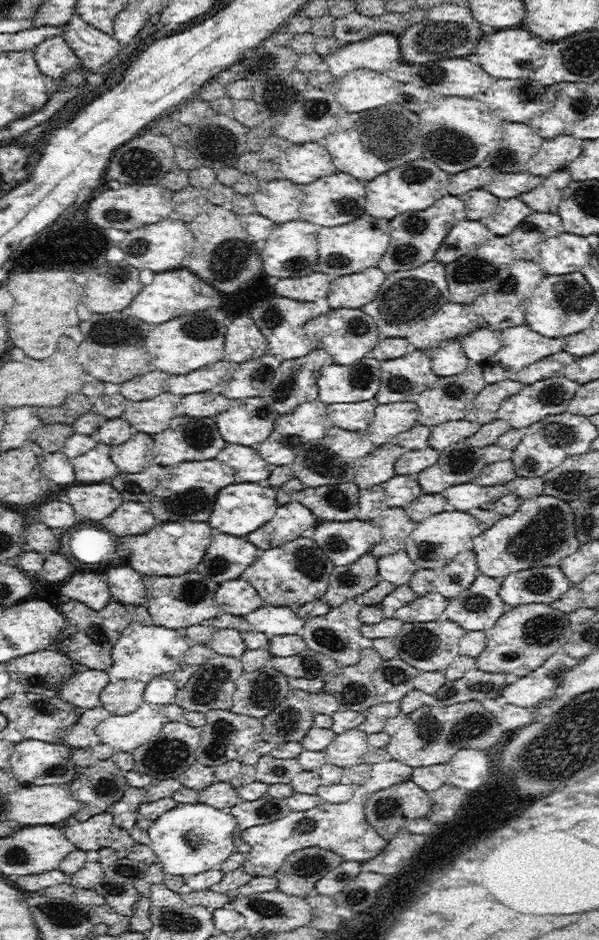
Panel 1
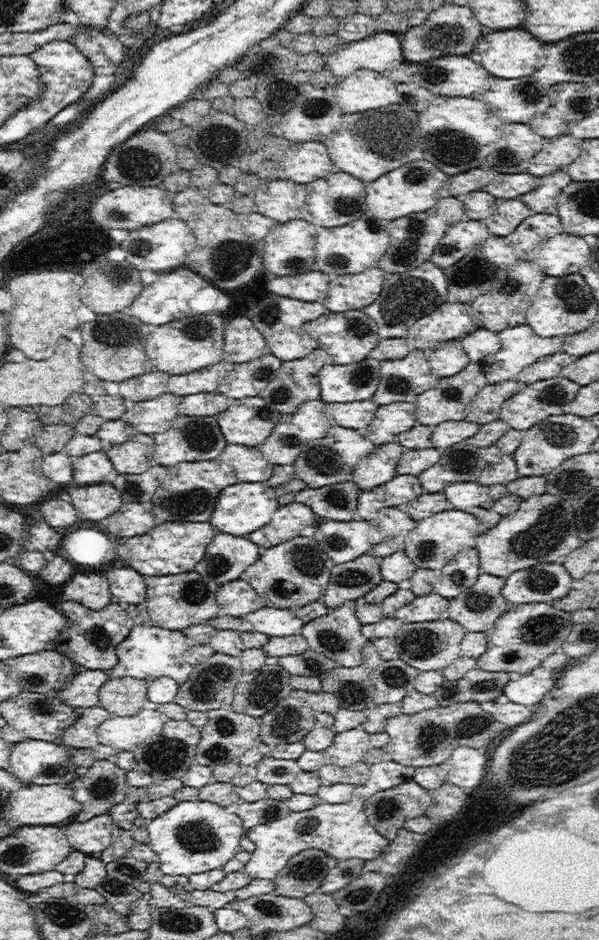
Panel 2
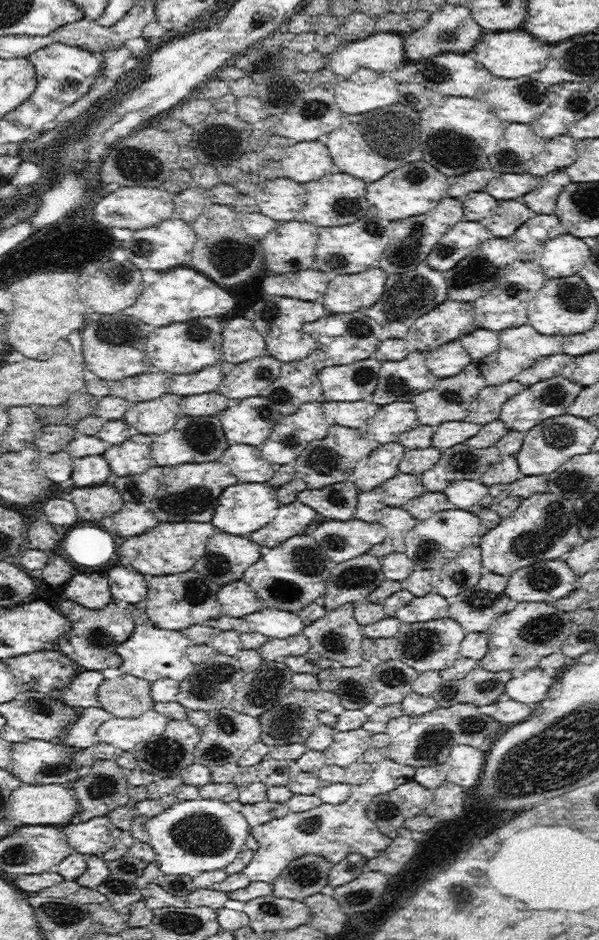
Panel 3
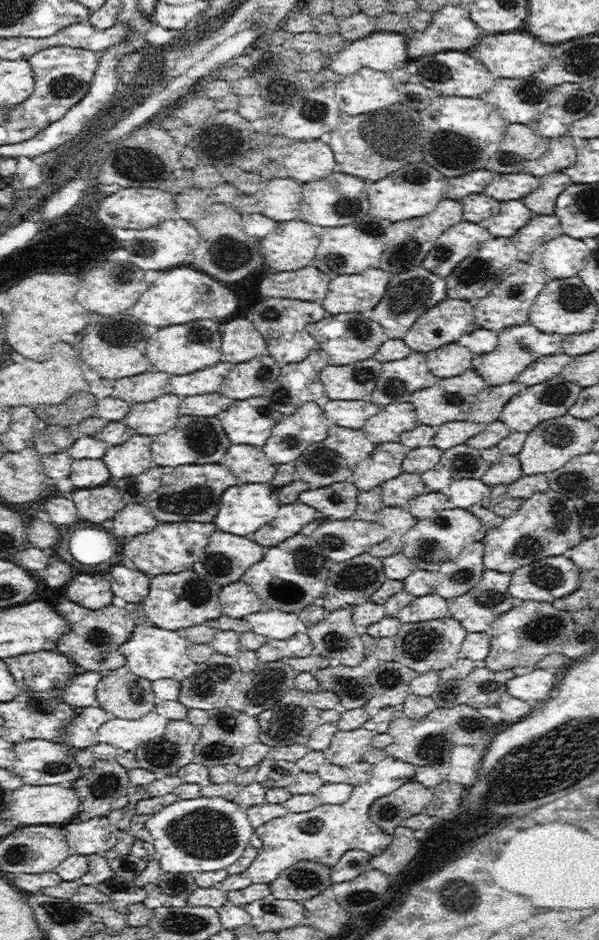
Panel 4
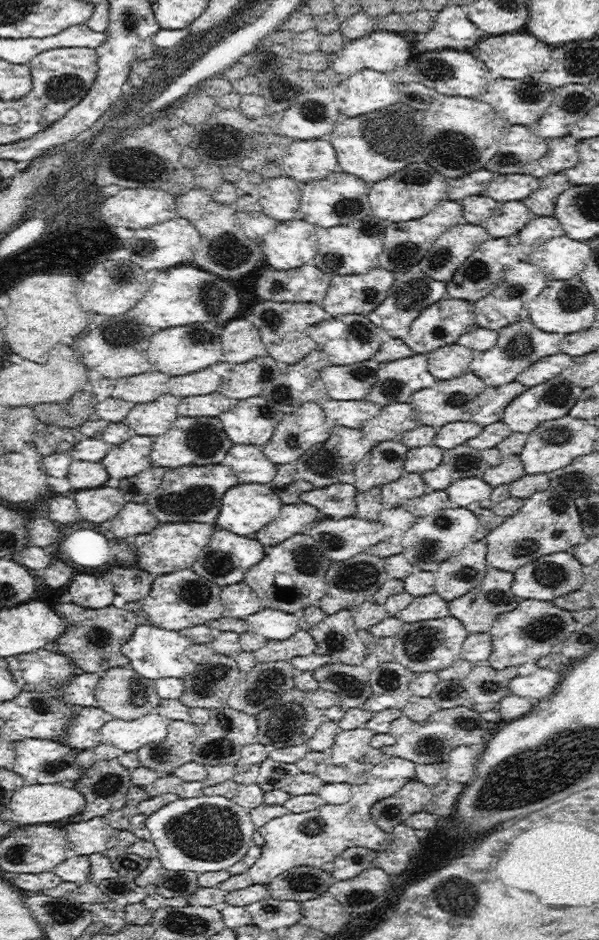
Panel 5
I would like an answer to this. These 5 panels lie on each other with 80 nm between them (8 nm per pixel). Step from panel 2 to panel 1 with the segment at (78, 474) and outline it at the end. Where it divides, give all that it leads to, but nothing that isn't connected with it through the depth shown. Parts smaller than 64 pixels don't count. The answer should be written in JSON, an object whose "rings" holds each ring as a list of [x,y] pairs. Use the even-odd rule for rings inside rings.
{"rings":[[[98,443],[96,448],[72,459],[77,484],[102,483],[105,478],[114,476],[117,466],[110,449],[108,444]]]}

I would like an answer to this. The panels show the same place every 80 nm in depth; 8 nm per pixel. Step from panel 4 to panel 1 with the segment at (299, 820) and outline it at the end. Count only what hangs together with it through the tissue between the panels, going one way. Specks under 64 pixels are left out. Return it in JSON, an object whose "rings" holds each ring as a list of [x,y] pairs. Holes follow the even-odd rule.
{"rings":[[[392,758],[383,762],[371,764],[370,778],[362,785],[354,787],[354,793],[348,802],[327,803],[302,812],[290,811],[284,818],[268,824],[259,824],[246,828],[239,836],[244,843],[250,845],[250,851],[242,868],[253,877],[275,876],[285,858],[292,852],[306,847],[320,847],[339,854],[344,861],[358,861],[374,858],[380,854],[389,843],[382,839],[375,828],[367,823],[365,817],[365,802],[371,794],[399,782],[406,782],[412,776],[413,768]]]}

